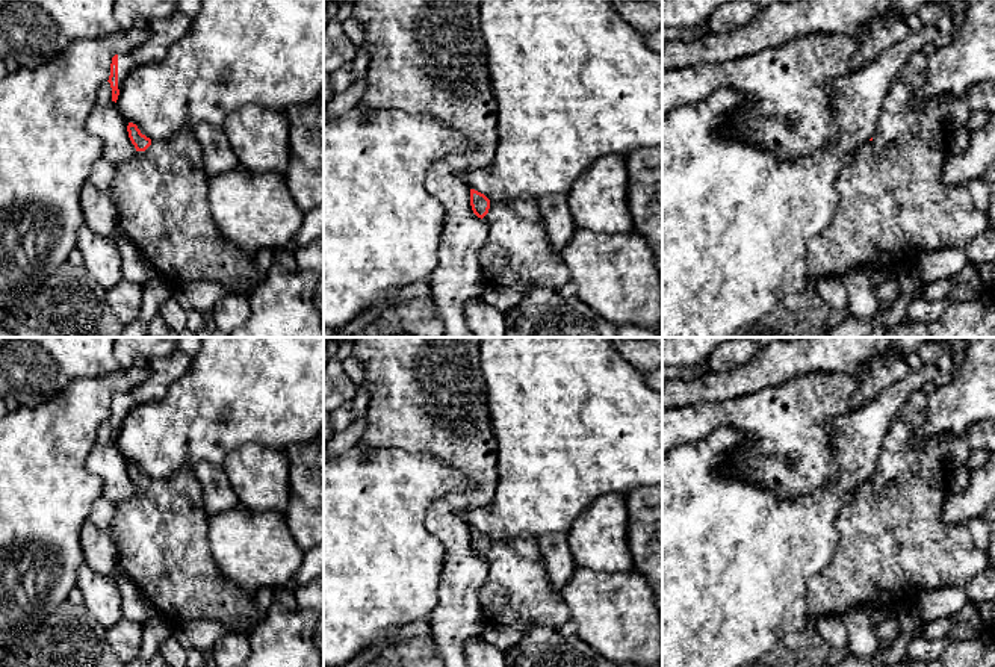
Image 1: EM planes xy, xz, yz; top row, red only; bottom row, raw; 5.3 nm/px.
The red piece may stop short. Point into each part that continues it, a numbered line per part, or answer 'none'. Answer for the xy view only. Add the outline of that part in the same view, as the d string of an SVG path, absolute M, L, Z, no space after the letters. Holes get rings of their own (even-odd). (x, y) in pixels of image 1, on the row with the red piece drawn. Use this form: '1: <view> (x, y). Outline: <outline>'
1: xy (162, 32). Outline: M180 11L165 18L151 20L147 27L148 38L138 48L118 54L118 89L121 91L132 70L151 64L154 56L166 51L175 41L183 38L192 23L194 18Z
2: xy (162, 194). Outline: M181 130L166 141L151 141L145 151L116 165L115 185L109 195L116 204L118 231L122 233L142 254L160 278L175 287L194 281L222 284L230 293L250 295L257 283L254 256L246 256L233 247L218 230L209 204L209 180L203 169L203 150L191 130Z

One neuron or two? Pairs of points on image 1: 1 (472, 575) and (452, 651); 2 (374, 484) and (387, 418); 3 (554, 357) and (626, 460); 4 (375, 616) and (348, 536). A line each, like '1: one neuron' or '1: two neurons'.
1: one neuron
2: two neurons
3: one neuron
4: one neuron

